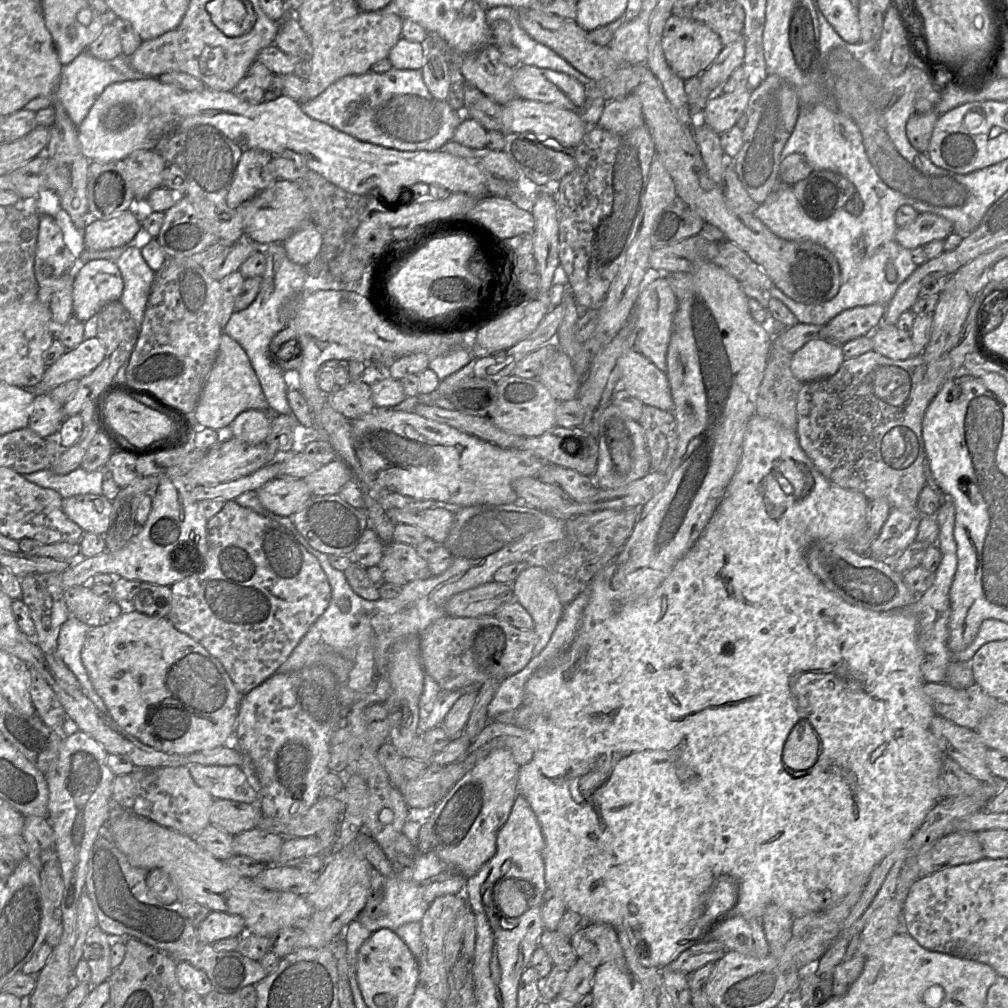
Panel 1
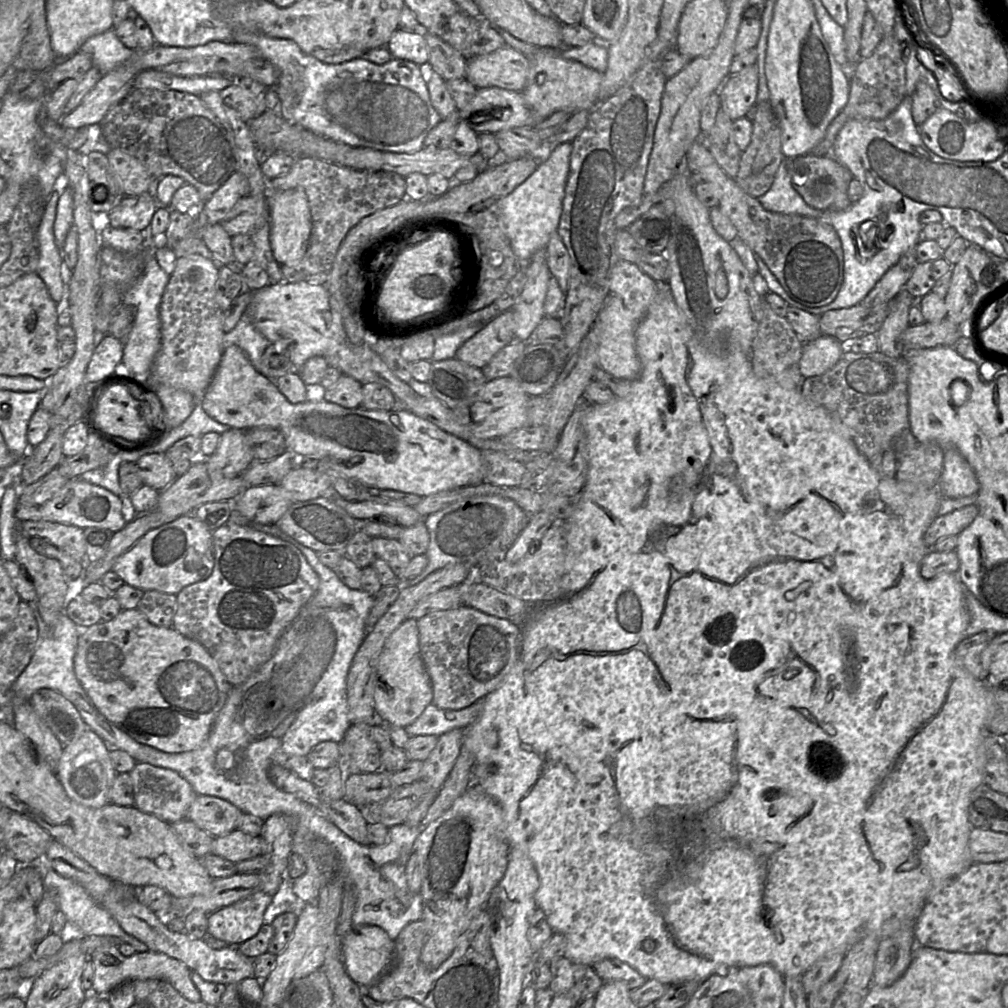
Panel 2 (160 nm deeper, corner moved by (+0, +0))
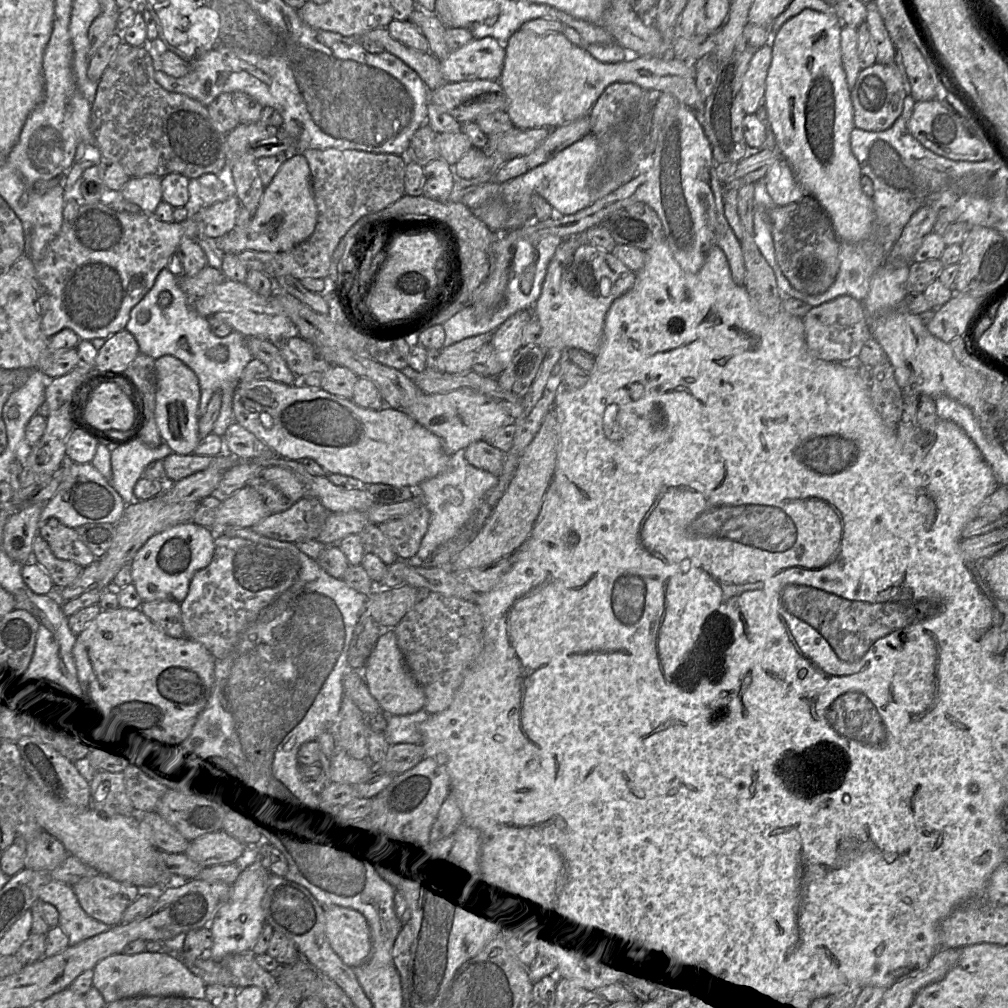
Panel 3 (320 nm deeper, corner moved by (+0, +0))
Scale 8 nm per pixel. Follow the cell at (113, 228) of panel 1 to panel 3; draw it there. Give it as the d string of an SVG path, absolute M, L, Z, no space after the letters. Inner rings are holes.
M147 175L130 178L121 190L123 198L138 205L143 212L153 214L162 201L162 178Z

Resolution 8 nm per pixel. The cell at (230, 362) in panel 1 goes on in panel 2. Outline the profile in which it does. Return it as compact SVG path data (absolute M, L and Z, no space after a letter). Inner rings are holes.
M231 345L224 349L218 368L216 369L211 384L206 390L205 395L203 397L202 407L208 416L231 428L241 430L249 430L253 428L277 429L284 435L288 450L291 451L293 454L317 458L320 461L326 463L327 467L331 470L331 472L324 473L340 477L346 477L350 479L356 479L378 490L386 489L396 490L400 492L416 494L421 497L426 497L432 494L436 494L443 491L449 491L464 486L478 485L485 481L485 465L482 459L481 451L478 448L469 444L468 442L460 439L459 437L456 437L444 431L435 424L425 419L422 419L413 414L412 412L408 411L407 409L399 406L397 406L396 409L389 411L367 410L362 406L358 408L345 408L340 405L327 402L324 399L321 401L307 400L303 403L292 404L280 392L275 381L270 380L269 378L262 375L259 371L257 371L251 364L245 352L236 345Z

